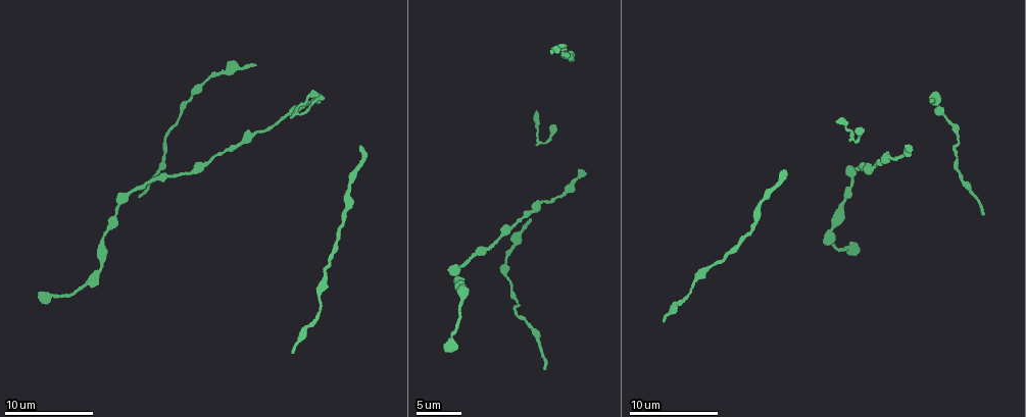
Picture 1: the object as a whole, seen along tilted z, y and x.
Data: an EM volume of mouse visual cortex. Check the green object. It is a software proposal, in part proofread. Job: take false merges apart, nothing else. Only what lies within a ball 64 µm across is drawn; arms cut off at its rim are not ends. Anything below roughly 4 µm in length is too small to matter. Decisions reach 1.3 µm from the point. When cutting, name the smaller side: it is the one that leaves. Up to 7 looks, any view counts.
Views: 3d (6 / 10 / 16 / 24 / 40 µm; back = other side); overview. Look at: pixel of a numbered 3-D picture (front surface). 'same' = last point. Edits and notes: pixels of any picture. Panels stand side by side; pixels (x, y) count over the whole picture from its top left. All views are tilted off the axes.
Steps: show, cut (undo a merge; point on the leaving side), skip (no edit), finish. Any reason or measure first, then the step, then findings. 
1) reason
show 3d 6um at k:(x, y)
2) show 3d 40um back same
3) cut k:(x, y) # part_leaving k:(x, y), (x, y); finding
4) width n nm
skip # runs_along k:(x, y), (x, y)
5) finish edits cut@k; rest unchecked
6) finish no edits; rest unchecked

sudden change in width
show 3d 6um at 1:(321, 291)

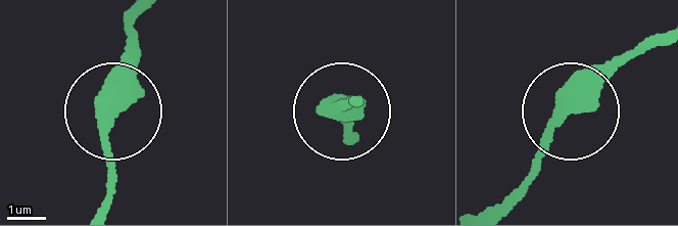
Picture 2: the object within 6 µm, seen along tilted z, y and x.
skip # all the same neuron

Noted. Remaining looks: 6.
sudden change in width
show 3d 16um at 1:(461, 303)

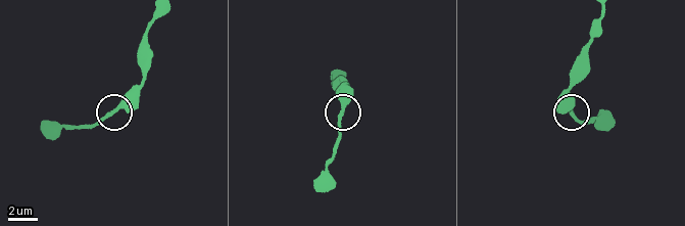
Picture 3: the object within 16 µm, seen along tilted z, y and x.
skip # one neuron here

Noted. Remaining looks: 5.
thick turns thin
show 3d 10um at 1:(521, 221)

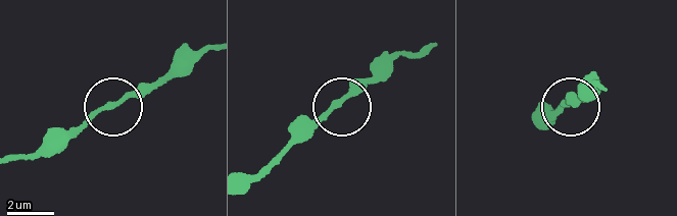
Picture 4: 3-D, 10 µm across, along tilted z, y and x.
width 230 nm
skip # runs_along 4:(208, 48), (188, 54), (160, 80), (90, 113), (66, 141); one neuron here

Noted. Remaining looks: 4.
finish no edits; rest unchecked

